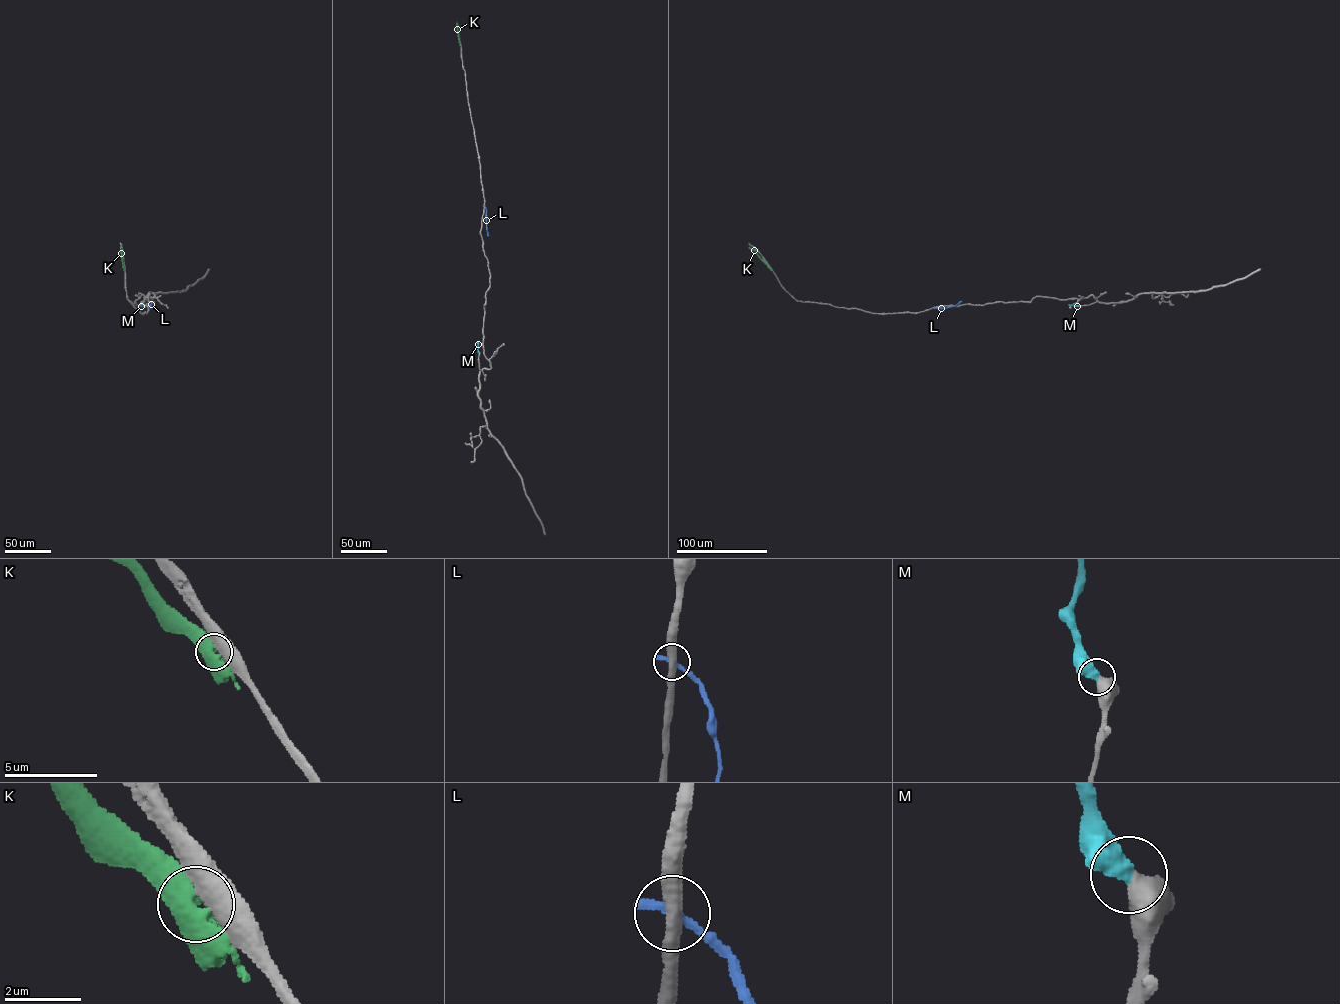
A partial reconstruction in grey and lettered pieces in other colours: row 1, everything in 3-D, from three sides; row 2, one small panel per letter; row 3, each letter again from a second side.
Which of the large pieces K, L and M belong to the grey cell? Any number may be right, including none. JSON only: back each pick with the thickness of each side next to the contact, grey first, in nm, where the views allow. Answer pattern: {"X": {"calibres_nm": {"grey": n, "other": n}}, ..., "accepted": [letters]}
{"M": {"calibres_nm": {"grey": 650, "other": 500}}, "accepted": ["M"]}

